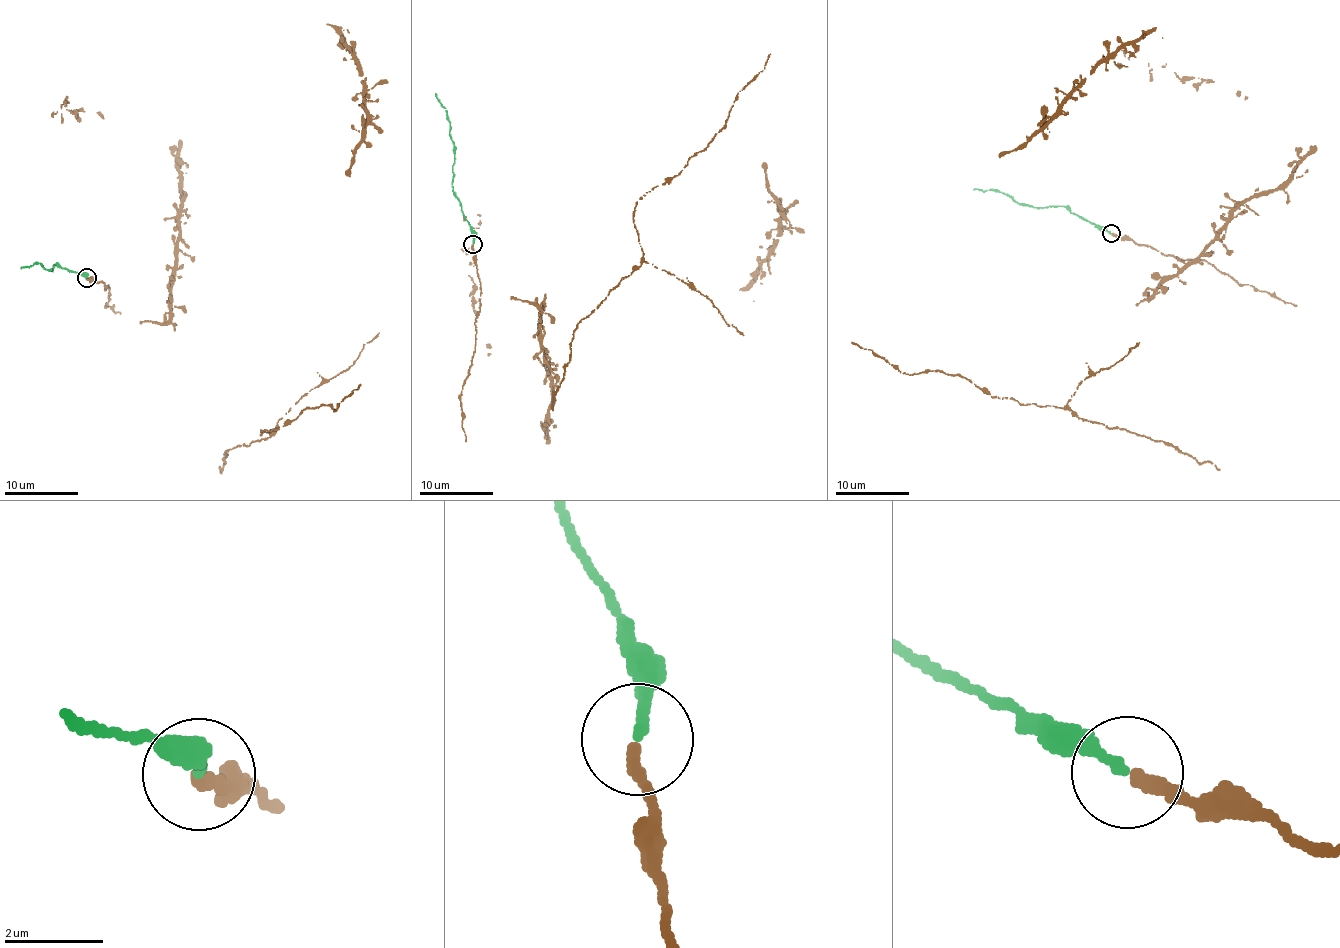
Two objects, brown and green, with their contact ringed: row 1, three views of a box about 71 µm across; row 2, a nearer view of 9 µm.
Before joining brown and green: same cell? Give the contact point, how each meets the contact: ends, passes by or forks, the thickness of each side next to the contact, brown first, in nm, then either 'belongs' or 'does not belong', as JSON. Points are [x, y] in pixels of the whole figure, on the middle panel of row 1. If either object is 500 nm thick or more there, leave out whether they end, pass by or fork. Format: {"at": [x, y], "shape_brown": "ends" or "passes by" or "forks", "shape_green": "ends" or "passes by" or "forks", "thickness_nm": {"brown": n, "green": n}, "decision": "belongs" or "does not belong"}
{"at": [473, 244], "shape_brown": "ends", "shape_green": "ends", "thickness_nm": {"brown": 300, "green": 240}, "decision": "belongs"}

